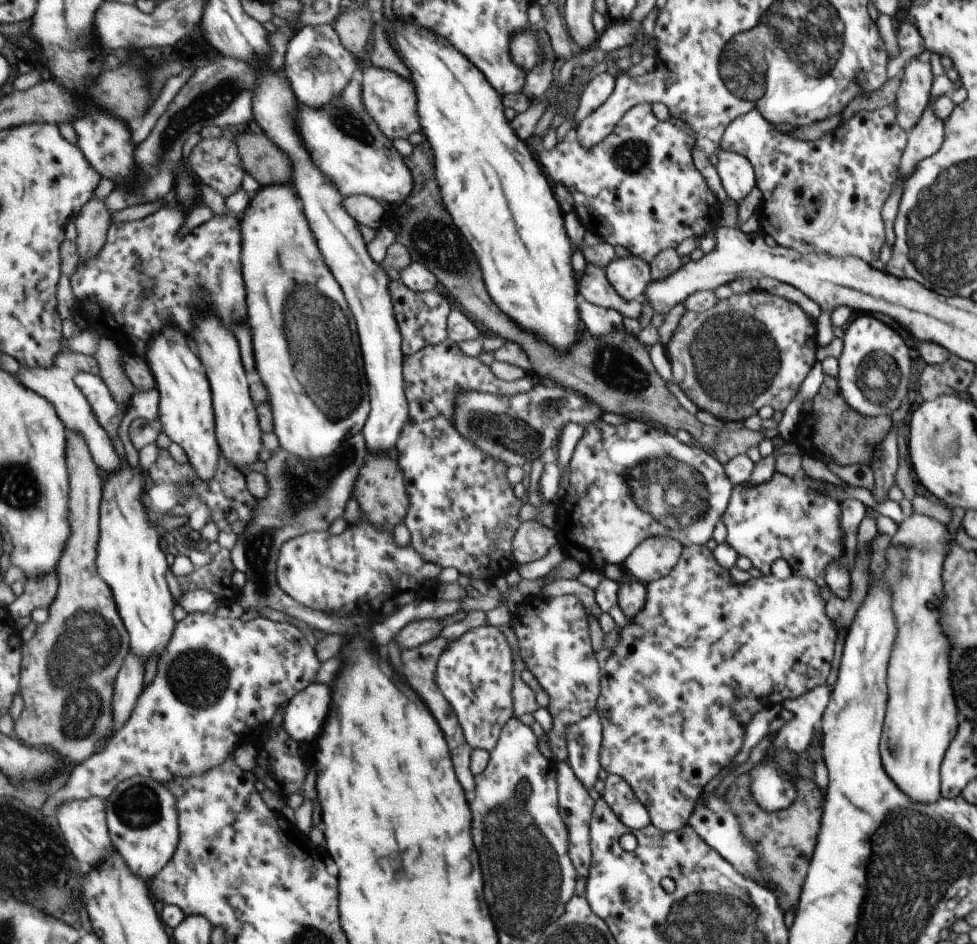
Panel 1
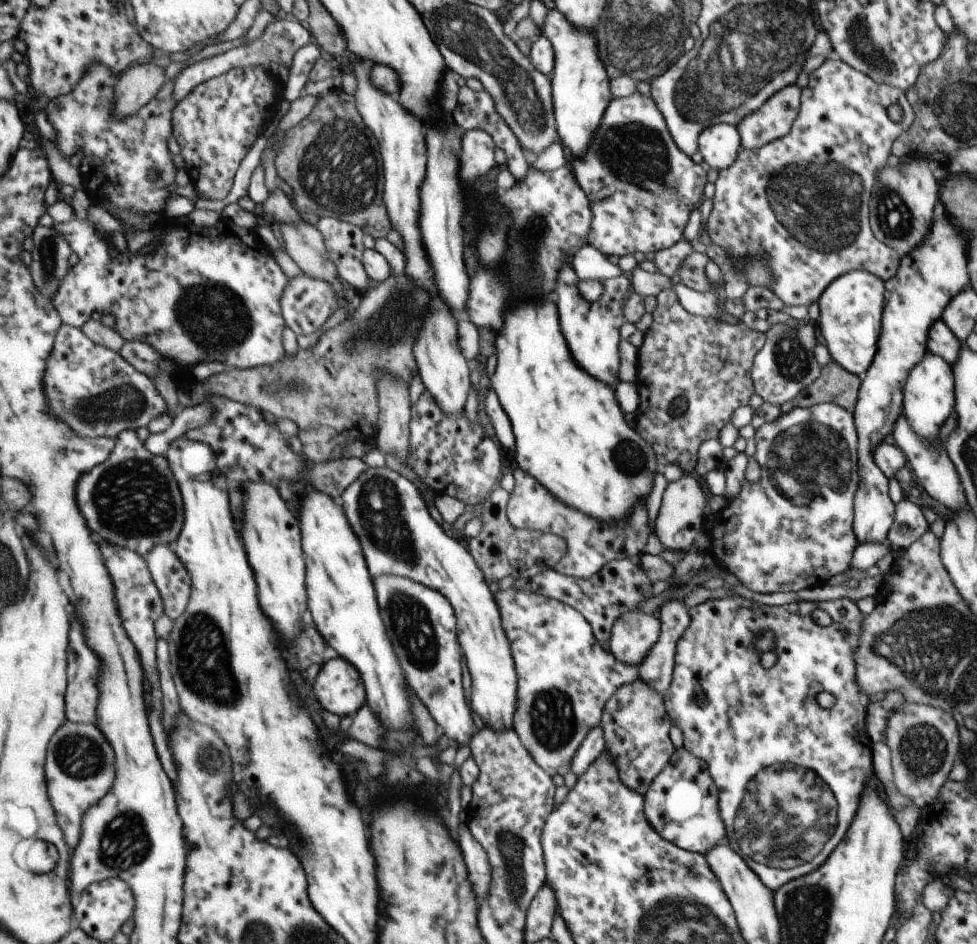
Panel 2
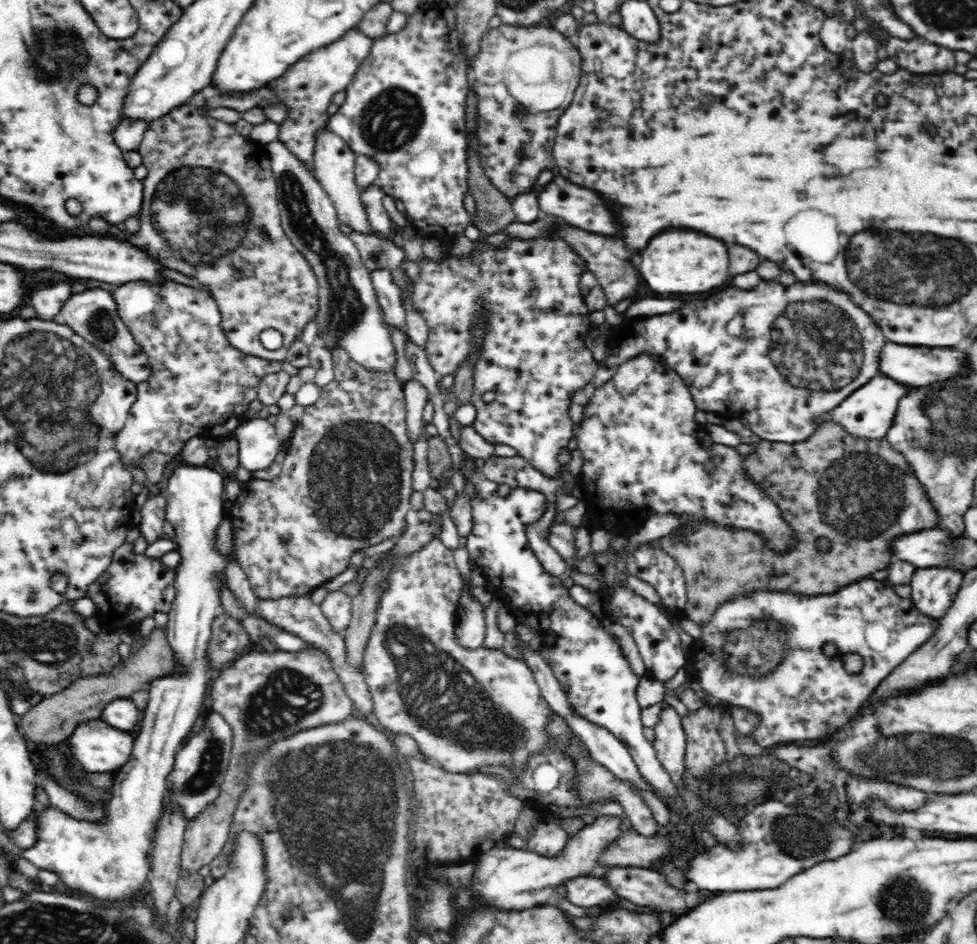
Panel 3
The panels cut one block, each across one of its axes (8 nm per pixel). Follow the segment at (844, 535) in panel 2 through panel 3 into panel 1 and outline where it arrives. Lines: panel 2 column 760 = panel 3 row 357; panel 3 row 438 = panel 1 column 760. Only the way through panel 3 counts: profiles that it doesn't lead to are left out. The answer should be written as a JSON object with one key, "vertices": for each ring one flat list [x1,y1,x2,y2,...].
{"vertices":[[773,474,773,478,761,486,747,488,743,486,733,486,731,502,721,516,723,526,727,526,727,538,725,544,729,544,733,550,737,550,739,556,745,556,751,560,753,568,761,570,763,576,769,576,769,566,777,560,783,558,791,574,801,576,805,580,815,580,817,576,823,576,827,566,833,562,839,562,841,556,841,530,839,530,839,504,837,500,829,498,823,492,825,482,811,482,811,480,801,480,795,482,795,478,787,478,783,474]]}

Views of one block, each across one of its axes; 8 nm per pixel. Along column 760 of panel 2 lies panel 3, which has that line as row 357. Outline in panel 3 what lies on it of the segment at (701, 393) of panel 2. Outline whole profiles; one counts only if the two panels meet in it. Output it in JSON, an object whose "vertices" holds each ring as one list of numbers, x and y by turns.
{"vertices":[[338,346,332,352,334,358,334,380,320,388,320,400,306,408,304,418,296,424,296,430,292,432,290,448,282,466,282,474,274,480,248,480,242,484,242,494,236,498,228,512,228,520,234,528,234,550,232,558,238,560,240,568,246,572,248,582,252,590,256,592,258,600,278,600,282,596,310,596,310,590,316,586,324,586,334,576,346,572,350,568,350,560,354,554,358,554,364,548,372,548,374,544,380,544,384,540,396,540,406,530,406,514,410,510,410,496,414,492,412,488,412,474,414,474,414,444,408,440,408,424,406,424,406,392,402,388,402,382,394,376,394,370,366,370,362,364,350,358,348,350,344,346]]}

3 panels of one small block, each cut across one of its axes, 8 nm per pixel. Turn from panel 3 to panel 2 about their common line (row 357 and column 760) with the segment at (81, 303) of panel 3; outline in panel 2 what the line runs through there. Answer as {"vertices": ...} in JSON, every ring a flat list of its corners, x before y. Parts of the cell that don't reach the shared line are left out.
{"vertices":[[795,84,781,88,769,96,755,112,745,116,739,124,741,148,757,150,773,140,779,140,789,134,801,108,801,88]]}

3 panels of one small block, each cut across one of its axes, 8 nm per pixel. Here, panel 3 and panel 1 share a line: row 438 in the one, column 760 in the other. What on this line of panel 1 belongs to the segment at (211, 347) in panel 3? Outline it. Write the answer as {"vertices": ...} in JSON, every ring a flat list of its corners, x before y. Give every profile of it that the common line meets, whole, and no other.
{"vertices":[[861,104,861,106,857,106,855,116,849,122,839,124,835,130,827,132,825,136,821,136,819,140,813,140,813,142,799,142,799,140,791,138,789,134,777,132,775,126,771,126,757,110,753,110,753,112,745,114,745,116,739,116,737,120,733,120,727,126,727,130,725,130,723,138,721,138,721,146,719,148,723,152,741,154,741,156,745,156,753,164,755,178,757,178,757,188,763,194,763,202,759,204,761,206,761,212,755,210,755,214,759,216,759,228,761,228,763,236,771,236,777,242,777,246,791,248,791,250,795,250,799,254,829,254,829,256,835,256,835,258,861,258,863,262,873,262,873,260,877,260,879,248,881,248,883,238,885,238,885,234,883,234,883,224,885,224,883,222,883,206,885,206,885,202,887,202,887,198,889,198,889,194,893,190,893,184,895,184,895,180,899,176,901,158,903,158,901,152,905,152,905,148,907,148,905,146,905,134,907,132,897,122,897,114,895,114,895,110,893,110,891,104,887,104,885,108,879,108,879,110,871,110,871,112,863,110,863,104]]}

